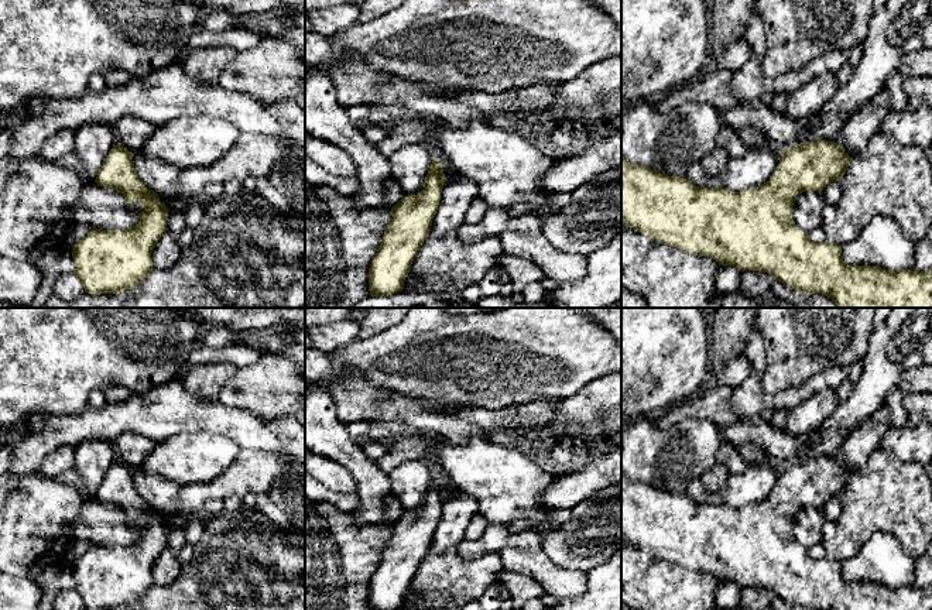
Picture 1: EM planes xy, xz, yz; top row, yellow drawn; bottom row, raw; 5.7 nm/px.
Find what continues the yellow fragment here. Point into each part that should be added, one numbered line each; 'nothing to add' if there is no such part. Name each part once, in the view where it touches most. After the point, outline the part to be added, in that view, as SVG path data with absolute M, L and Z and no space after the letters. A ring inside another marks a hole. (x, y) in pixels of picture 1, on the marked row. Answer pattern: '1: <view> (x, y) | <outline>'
nothing to add

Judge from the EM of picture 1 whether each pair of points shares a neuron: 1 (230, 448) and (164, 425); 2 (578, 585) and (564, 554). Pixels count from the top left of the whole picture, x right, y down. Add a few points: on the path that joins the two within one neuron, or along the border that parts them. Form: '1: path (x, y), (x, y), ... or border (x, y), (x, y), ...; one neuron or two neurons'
1: border (220, 435), (209, 432), (175, 434), (157, 444); two neurons
2: border (542, 548), (555, 564), (585, 572); two neurons

